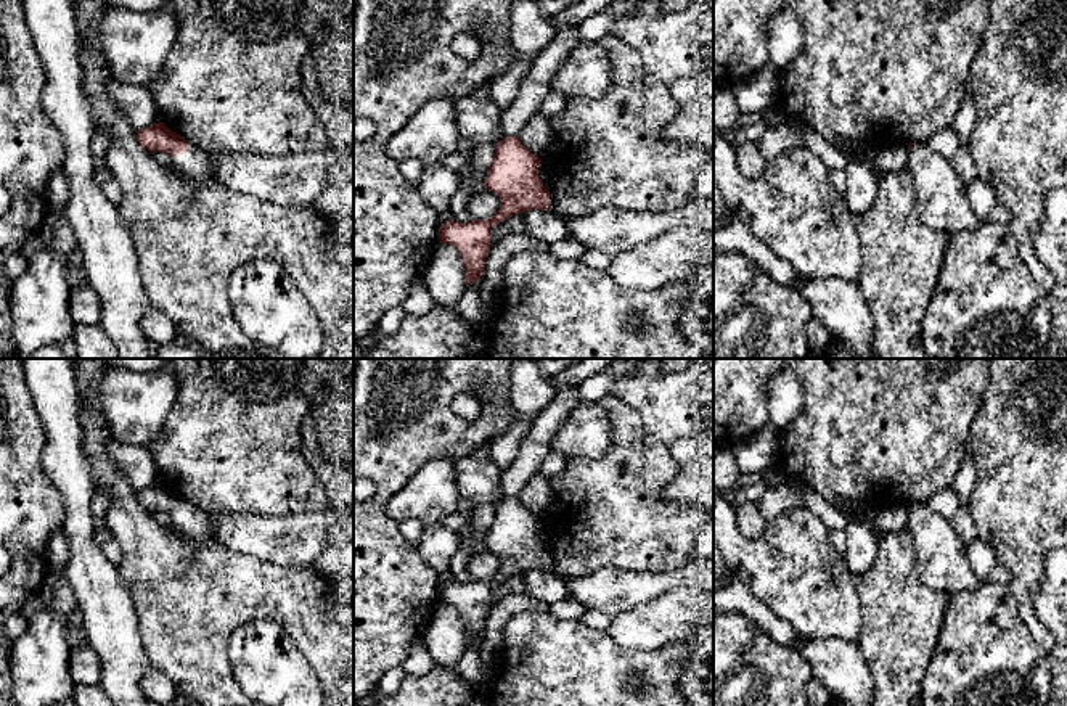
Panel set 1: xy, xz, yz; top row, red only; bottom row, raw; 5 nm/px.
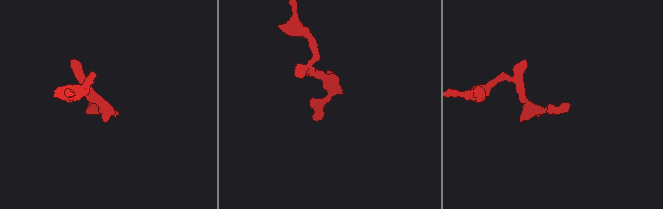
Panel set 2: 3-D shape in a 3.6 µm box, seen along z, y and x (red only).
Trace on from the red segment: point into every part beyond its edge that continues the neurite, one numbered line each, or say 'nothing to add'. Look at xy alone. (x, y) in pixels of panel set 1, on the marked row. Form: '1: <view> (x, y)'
1: xy (195, 166)

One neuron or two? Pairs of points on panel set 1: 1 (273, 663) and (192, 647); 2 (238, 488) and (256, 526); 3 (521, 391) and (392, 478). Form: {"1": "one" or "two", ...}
{"1": "two", "2": "two", "3": "two"}

